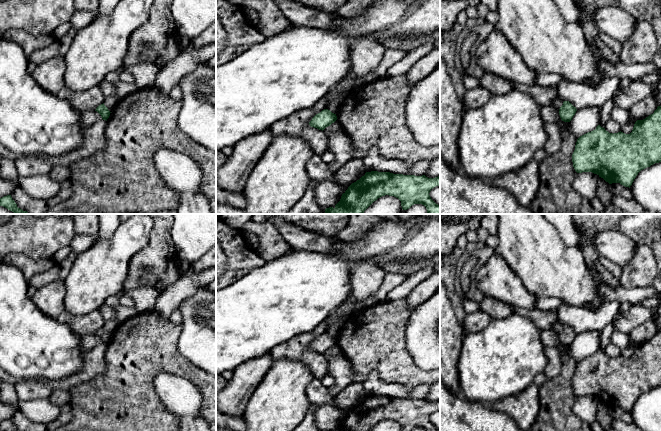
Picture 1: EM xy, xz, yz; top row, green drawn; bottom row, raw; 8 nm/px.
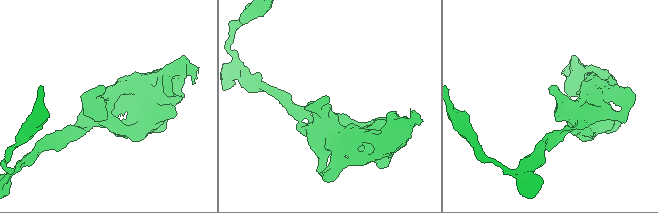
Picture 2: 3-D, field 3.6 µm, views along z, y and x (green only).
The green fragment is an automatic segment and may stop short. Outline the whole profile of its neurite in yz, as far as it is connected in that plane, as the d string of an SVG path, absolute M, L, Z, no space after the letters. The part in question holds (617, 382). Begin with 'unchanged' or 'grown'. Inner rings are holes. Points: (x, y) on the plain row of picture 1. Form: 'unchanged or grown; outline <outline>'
unchanged; outline M661 330L643 344L637 344L630 358L609 357L598 349L595 354L577 363L572 378L573 391L577 397L592 396L609 408L632 409L638 397L661 386Z

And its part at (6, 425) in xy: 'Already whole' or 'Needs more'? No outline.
Already whole

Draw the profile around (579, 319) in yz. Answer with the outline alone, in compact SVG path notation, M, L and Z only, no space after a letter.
M607 301L598 310L561 305L558 317L563 325L569 325L577 334L589 330L601 332L599 349L604 352L610 343L614 331L614 319L618 314L626 312L631 307L628 302Z

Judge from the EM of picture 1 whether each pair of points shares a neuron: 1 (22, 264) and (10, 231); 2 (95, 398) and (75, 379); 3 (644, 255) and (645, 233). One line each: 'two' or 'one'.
1: two
2: two
3: two

